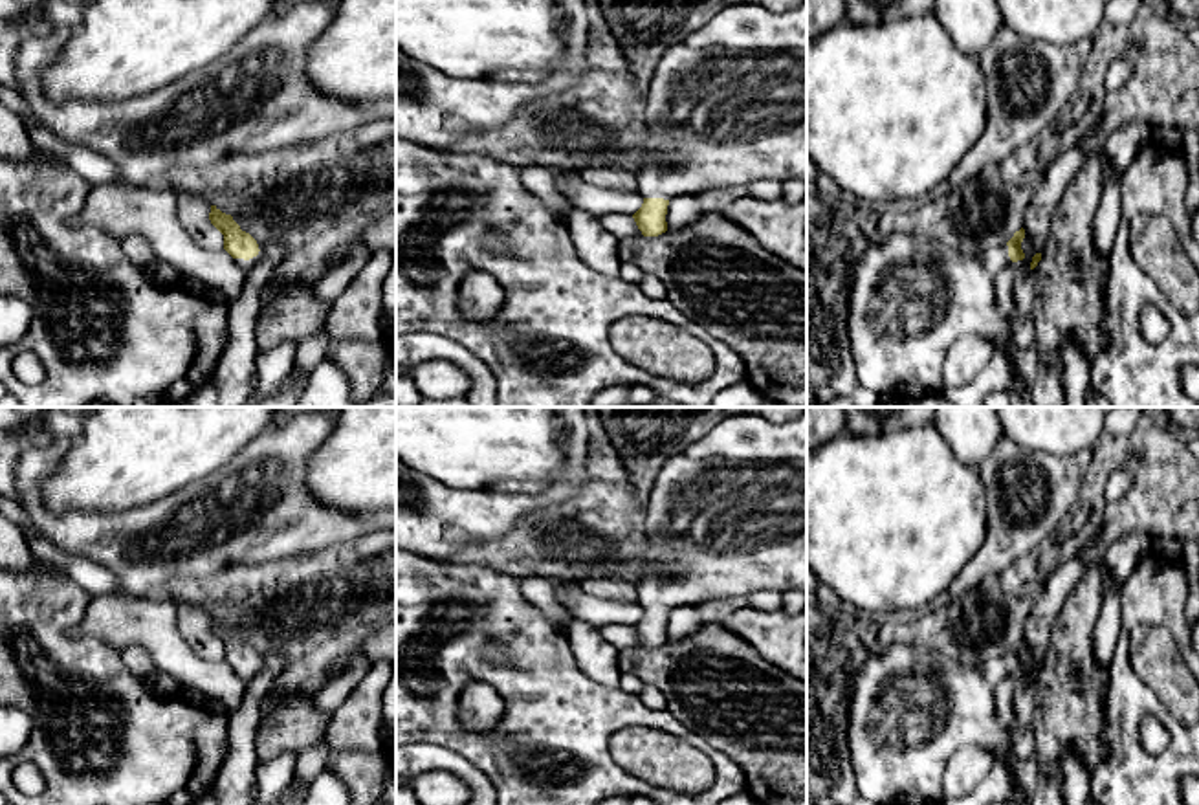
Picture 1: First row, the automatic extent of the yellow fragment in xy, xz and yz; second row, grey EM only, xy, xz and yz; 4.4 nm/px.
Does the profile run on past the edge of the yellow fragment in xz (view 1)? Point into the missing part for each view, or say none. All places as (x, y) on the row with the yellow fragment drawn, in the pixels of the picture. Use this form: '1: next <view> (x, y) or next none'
1: next xz (726, 107)

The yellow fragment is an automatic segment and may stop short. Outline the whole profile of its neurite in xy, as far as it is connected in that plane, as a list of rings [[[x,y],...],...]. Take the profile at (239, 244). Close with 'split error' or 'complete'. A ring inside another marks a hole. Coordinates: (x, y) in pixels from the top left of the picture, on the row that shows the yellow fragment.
[[[211,205],[209,220],[224,235],[224,249],[238,266],[251,270],[260,257],[257,240],[242,231],[231,215],[222,213],[216,205]]]; split error

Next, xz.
[[[807,0],[783,13],[755,4],[730,6],[673,44],[644,95],[644,125],[645,160],[636,174],[644,204],[632,215],[644,237],[667,231],[667,205],[675,196],[698,196],[761,180],[807,182]]]; split error

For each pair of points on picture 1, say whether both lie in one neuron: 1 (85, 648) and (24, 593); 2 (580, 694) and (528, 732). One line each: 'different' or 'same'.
1: same
2: same

